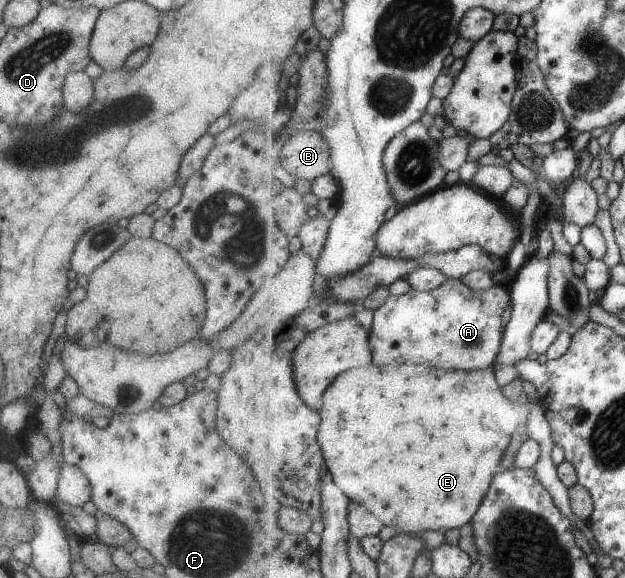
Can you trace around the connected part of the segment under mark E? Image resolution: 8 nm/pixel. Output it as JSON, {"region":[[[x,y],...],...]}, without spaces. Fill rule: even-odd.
{"region":[[[372,363],[371,365],[356,367],[342,373],[333,382],[332,387],[325,392],[323,404],[324,408],[321,410],[323,424],[321,424],[321,436],[318,436],[318,440],[321,442],[326,466],[331,472],[335,483],[347,494],[353,504],[367,508],[383,521],[385,526],[411,535],[427,530],[445,533],[449,529],[459,528],[459,526],[463,527],[471,522],[484,502],[485,496],[488,495],[494,477],[500,472],[498,467],[501,460],[504,459],[504,455],[510,449],[515,430],[520,426],[521,422],[520,409],[517,408],[512,398],[500,386],[493,367],[465,372],[465,370],[458,369],[427,368],[425,365],[411,366],[410,363],[401,366],[401,368],[381,367]]]}

